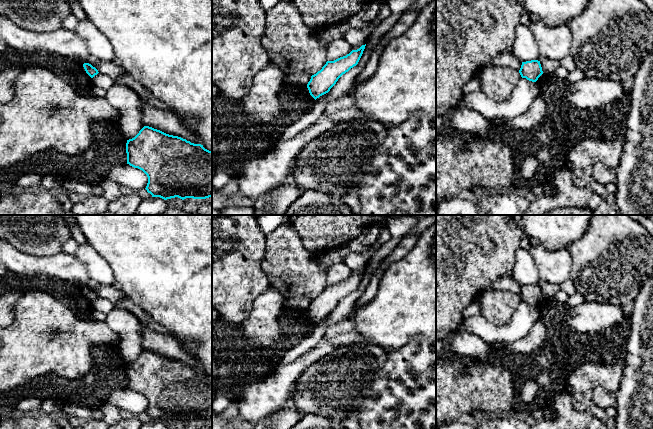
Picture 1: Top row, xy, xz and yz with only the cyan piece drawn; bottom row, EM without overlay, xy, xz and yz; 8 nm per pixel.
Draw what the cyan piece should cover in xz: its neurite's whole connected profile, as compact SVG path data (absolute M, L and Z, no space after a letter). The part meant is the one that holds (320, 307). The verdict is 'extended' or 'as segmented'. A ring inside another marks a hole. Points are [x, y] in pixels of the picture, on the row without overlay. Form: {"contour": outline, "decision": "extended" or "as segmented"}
{"contour": "M366 268L334 285L327 285L320 295L311 300L307 308L310 319L316 324L328 317L343 298L358 288L365 270Z", "decision": "as segmented"}

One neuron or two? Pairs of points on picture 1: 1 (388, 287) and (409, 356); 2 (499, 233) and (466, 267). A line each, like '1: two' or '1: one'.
1: two
2: one

